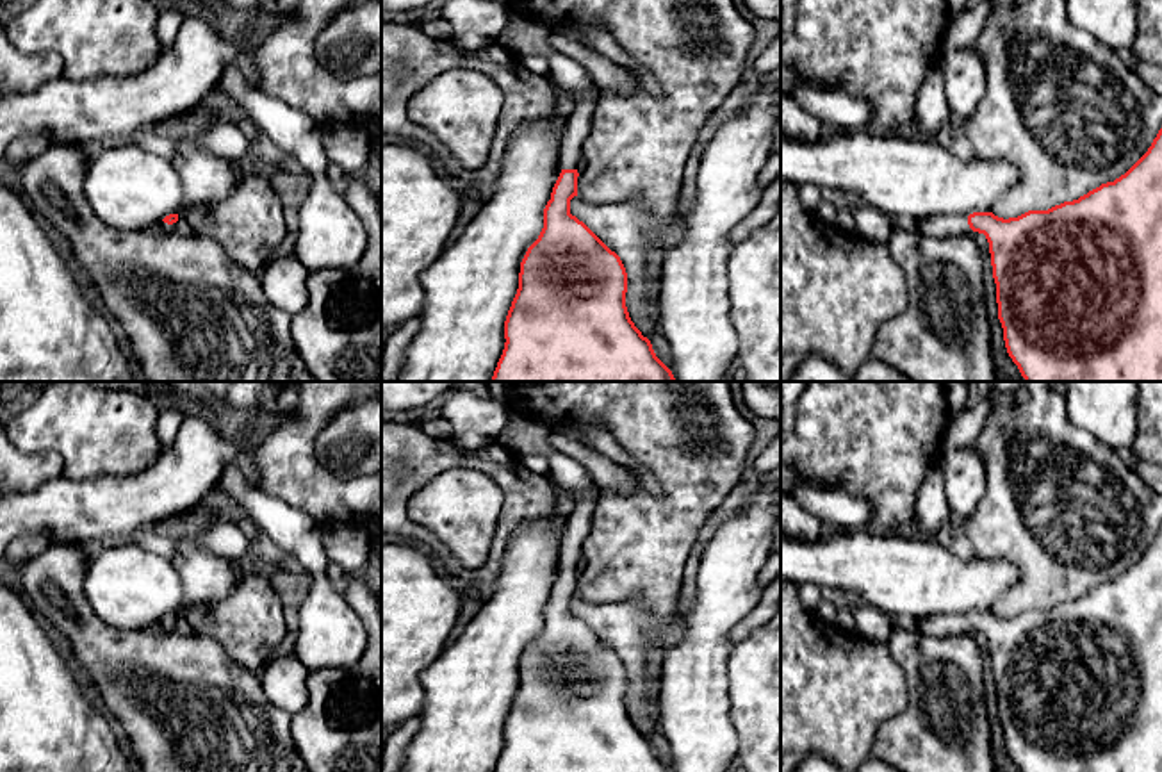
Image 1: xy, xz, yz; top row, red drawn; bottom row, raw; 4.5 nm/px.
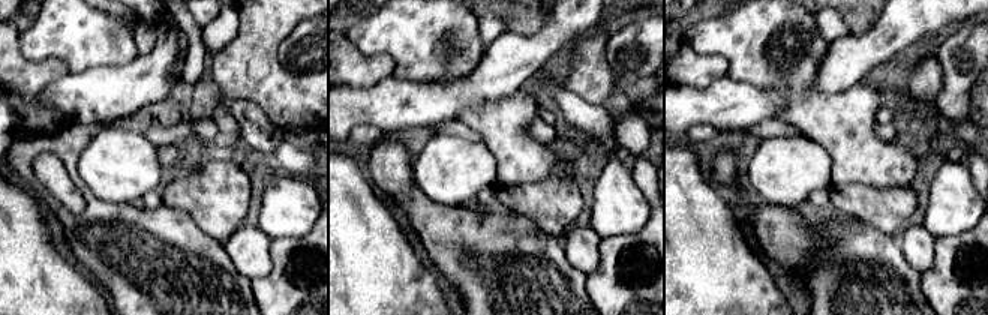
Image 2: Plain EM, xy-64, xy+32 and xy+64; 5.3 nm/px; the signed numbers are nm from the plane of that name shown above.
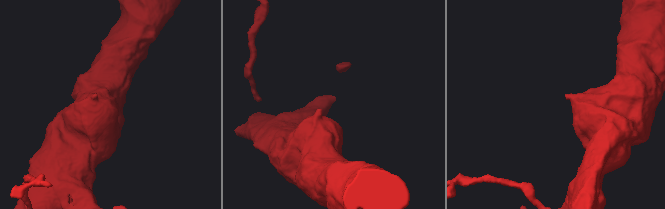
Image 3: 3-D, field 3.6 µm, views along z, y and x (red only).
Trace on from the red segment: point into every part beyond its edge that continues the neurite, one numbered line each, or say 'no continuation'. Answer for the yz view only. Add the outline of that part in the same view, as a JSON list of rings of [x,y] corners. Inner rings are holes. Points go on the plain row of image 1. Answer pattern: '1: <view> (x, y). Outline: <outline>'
1: yz (938, 624). Outline: [[[932,615],[907,626],[927,636],[955,636],[961,633],[973,633],[968,624],[968,615]]]

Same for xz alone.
1: xz (524, 435). Outline: [[[506,407],[506,414],[506,430],[499,435],[497,442],[519,456],[544,455],[549,460],[549,478],[563,494],[574,499],[574,508],[563,535],[561,569],[577,569],[583,542],[595,519],[602,490],[577,460],[547,442],[552,426],[517,408]]]

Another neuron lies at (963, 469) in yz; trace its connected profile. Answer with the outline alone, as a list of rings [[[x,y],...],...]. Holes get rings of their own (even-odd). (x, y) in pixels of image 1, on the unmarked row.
[[[971,448],[943,451],[937,458],[943,469],[950,513],[970,519],[986,494],[986,467]]]

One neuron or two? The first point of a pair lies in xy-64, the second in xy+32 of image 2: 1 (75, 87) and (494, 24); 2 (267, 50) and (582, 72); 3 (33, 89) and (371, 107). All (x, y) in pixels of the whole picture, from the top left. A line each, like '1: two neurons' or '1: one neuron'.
1: two neurons
2: one neuron
3: two neurons

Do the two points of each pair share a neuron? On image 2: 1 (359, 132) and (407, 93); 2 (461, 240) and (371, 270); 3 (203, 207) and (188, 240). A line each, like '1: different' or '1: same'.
1: different
2: different
3: different

